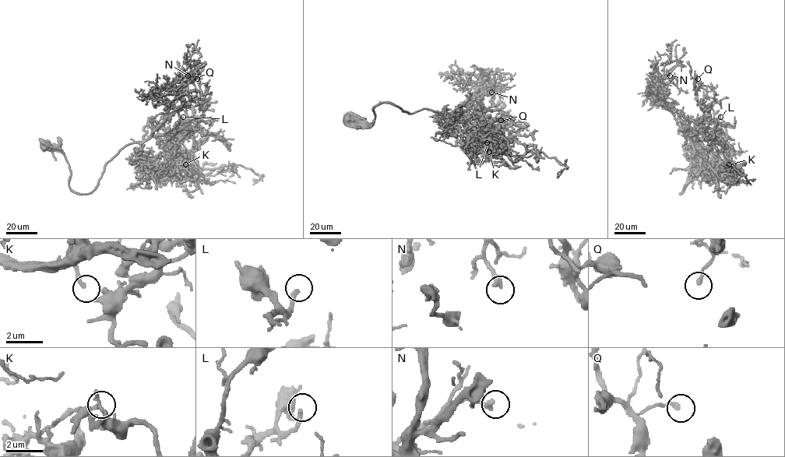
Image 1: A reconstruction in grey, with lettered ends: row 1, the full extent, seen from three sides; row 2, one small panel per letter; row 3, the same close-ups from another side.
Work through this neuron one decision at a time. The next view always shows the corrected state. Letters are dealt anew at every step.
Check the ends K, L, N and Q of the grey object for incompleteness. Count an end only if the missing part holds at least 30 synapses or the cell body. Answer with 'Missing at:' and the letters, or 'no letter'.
Missing at: L

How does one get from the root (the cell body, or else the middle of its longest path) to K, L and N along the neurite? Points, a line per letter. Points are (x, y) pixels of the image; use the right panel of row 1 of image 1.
K: (697, 144), (698, 168), (680, 194), (689, 177), (686, 147), (693, 141), (691, 135), (723, 166), (729, 164)
L: (697, 144), (698, 168), (680, 194), (689, 177), (686, 147), (693, 141), (691, 135), (701, 133), (720, 117)
N: (697, 144), (698, 168), (680, 194), (691, 166), (686, 147), (693, 141), (664, 99), (661, 79), (670, 75)

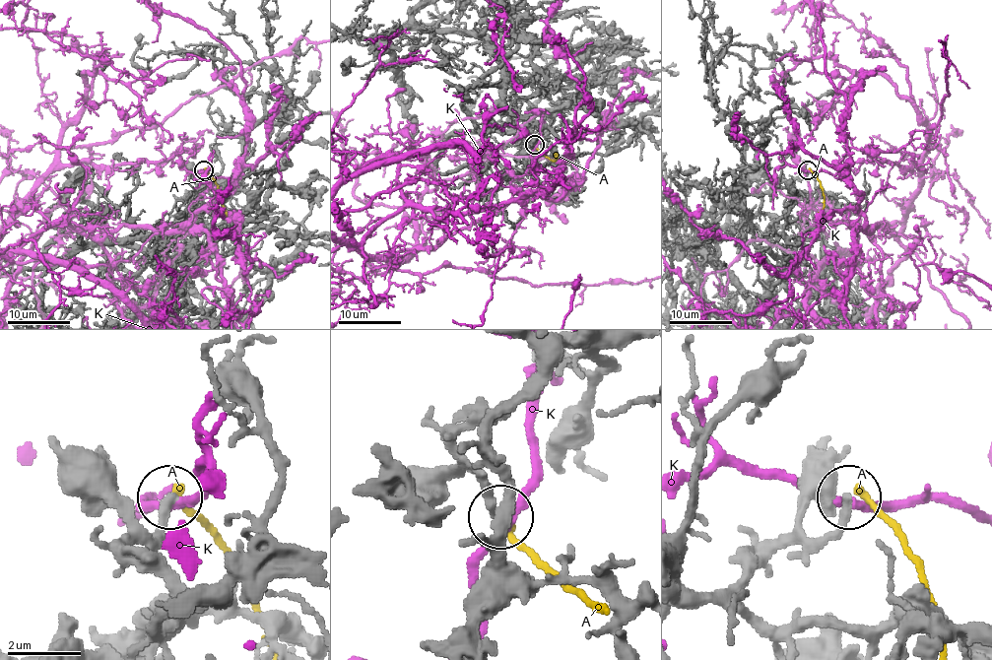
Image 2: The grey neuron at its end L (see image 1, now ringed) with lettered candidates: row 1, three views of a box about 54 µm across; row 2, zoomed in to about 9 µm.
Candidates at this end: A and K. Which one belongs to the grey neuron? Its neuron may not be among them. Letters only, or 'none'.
none

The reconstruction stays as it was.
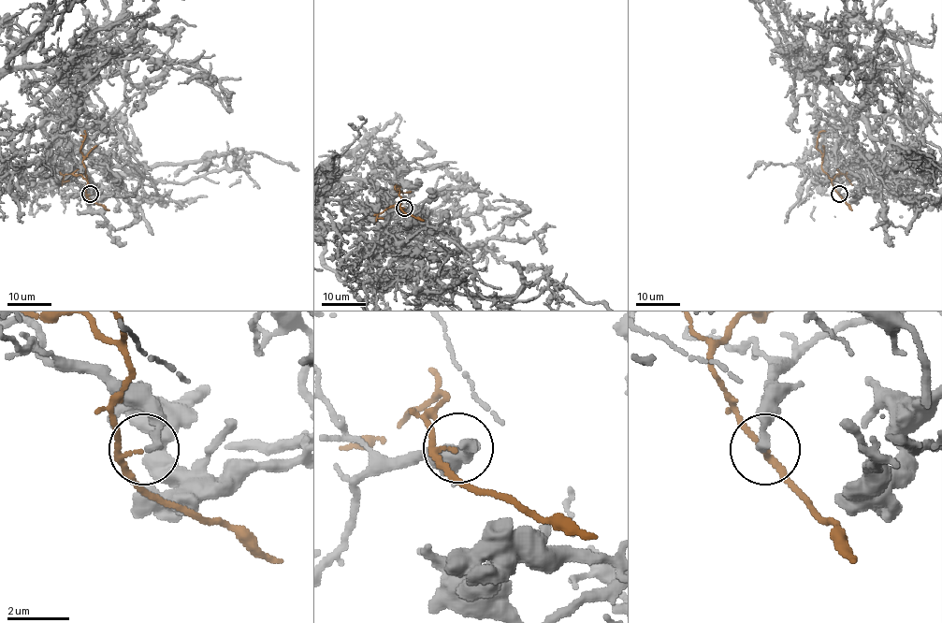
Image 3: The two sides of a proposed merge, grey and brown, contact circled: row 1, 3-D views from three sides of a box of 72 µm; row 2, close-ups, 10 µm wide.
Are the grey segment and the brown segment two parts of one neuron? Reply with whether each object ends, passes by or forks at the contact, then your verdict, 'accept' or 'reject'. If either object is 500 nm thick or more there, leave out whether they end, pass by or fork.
grey ends; brown passes by; reject

